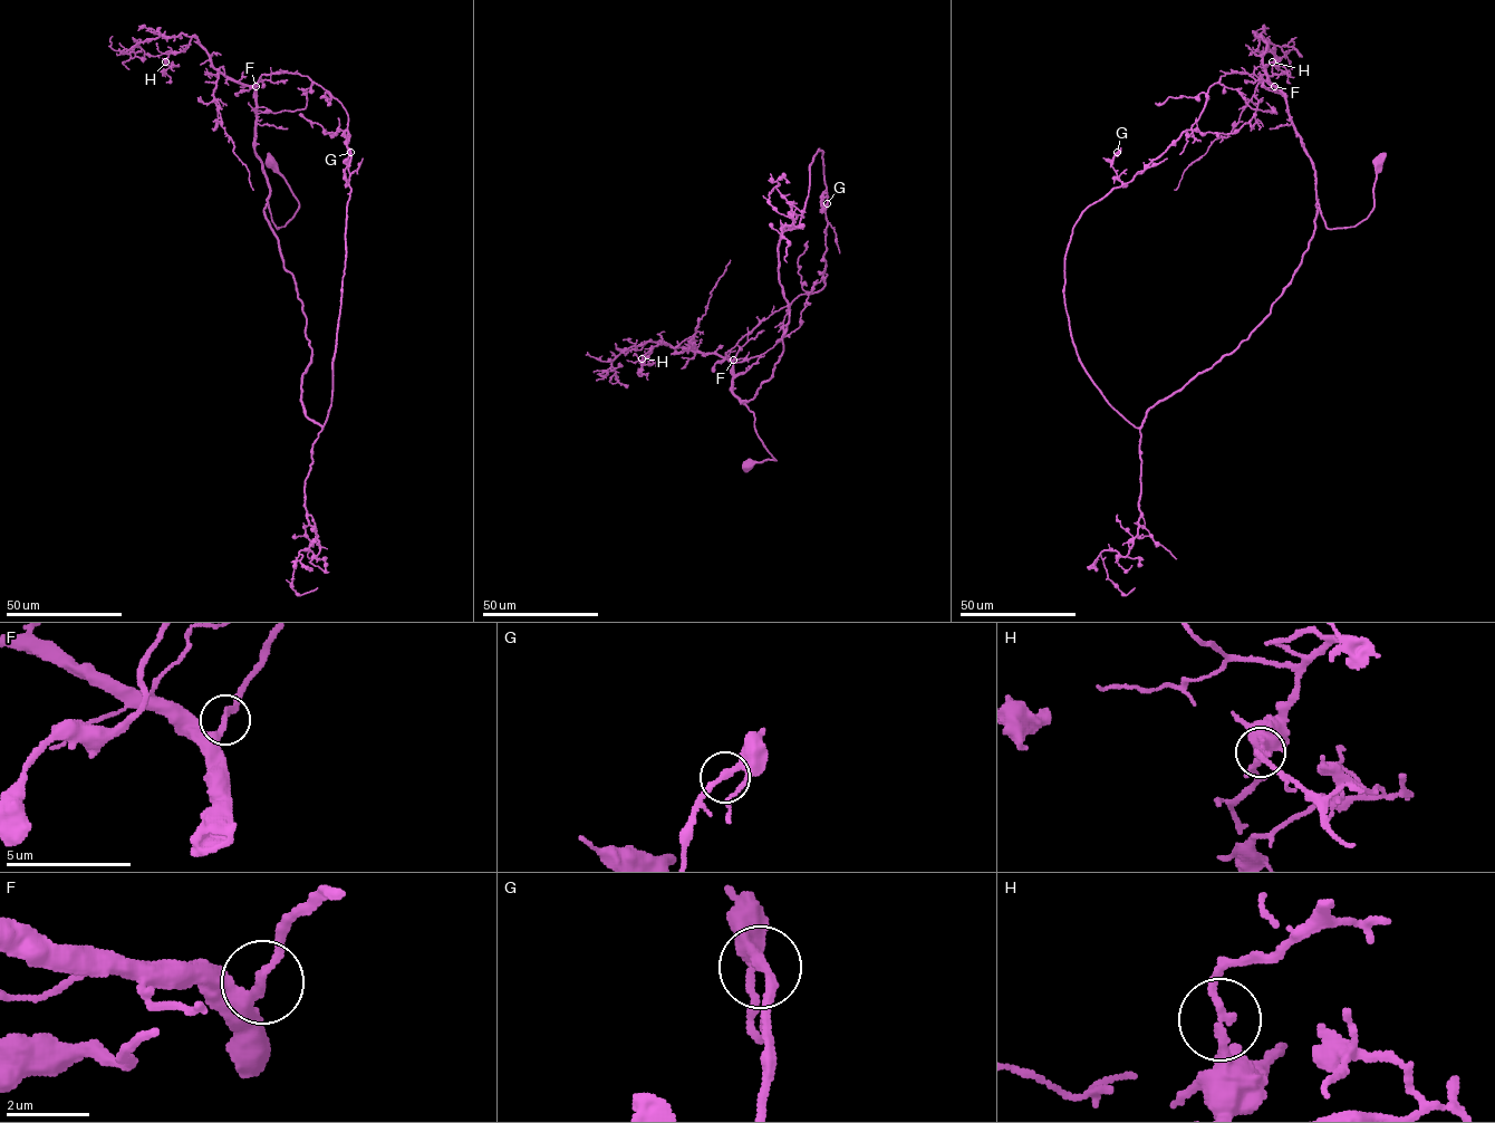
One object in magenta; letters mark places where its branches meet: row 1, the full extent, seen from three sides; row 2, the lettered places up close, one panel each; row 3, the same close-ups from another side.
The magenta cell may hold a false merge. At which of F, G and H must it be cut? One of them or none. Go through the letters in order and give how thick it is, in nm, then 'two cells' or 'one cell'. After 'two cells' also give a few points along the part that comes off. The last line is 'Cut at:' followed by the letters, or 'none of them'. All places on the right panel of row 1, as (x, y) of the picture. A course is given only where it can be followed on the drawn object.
F: 240 nm | one cell
G: 240 nm | one cell
H: 200 nm | one cell
Cut at: none of them

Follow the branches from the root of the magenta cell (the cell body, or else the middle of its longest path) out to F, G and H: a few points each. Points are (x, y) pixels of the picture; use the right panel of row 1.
F: (1378, 160), (1372, 211), (1353, 226), (1328, 228), (1317, 198), (1312, 162), (1290, 117), (1285, 96), (1274, 86)
G: (1378, 160), (1372, 211), (1328, 228), (1284, 95), (1246, 73), (1222, 76), (1192, 127), (1125, 183), (1117, 152)
H: (1378, 160), (1372, 211), (1328, 228), (1259, 37), (1272, 61)

